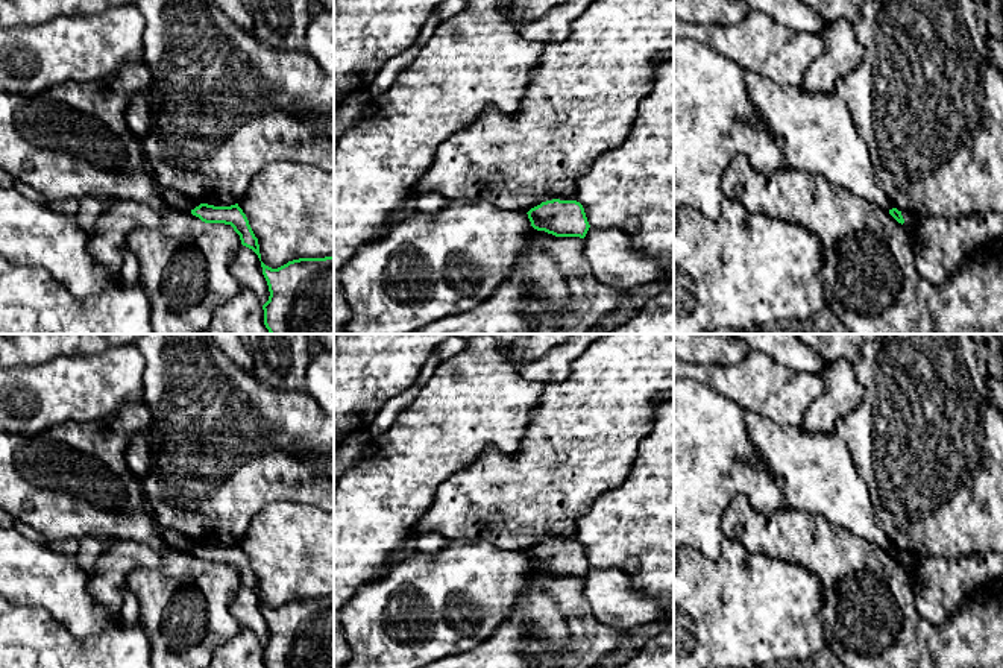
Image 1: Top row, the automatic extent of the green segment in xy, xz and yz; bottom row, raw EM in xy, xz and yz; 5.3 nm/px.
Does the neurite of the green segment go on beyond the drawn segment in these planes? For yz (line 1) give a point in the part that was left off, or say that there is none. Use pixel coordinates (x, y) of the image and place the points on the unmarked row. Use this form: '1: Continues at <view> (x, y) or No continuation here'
1: No continuation here

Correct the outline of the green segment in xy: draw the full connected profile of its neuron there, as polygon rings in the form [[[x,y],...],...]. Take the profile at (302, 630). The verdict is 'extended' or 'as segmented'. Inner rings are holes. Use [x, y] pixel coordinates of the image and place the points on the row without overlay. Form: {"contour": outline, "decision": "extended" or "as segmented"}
{"contour": [[[334,597],[299,598],[272,609],[261,601],[269,625],[269,641],[263,645],[266,668],[334,668]]], "decision": "as segmented"}

